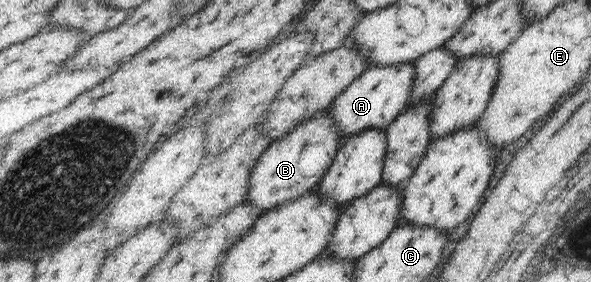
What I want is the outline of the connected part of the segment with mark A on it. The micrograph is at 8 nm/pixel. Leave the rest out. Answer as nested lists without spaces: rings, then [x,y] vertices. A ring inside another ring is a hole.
[[[413,61],[365,69],[331,104],[329,110],[343,136],[373,128],[387,129],[407,108],[416,77]]]

